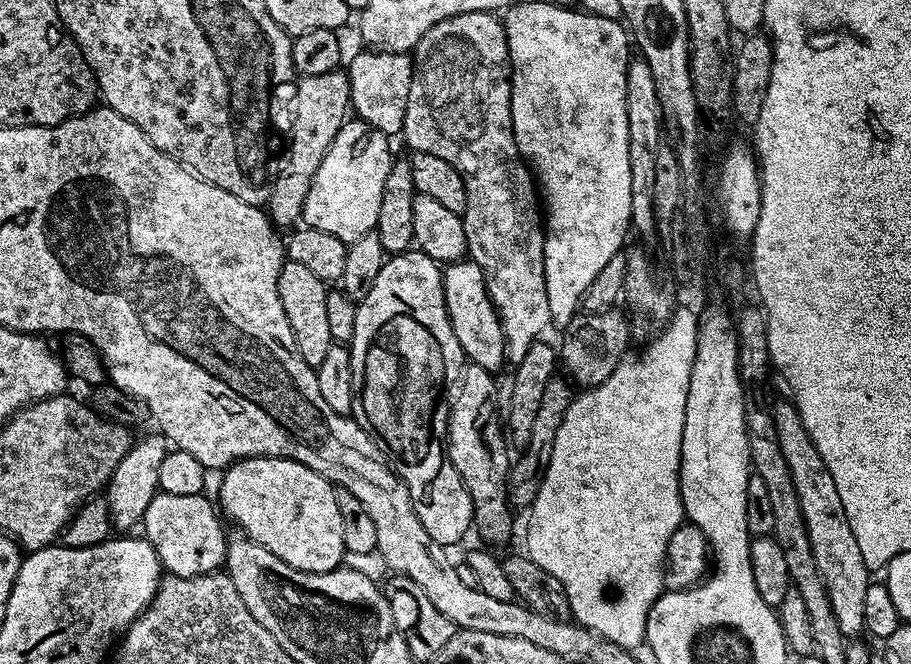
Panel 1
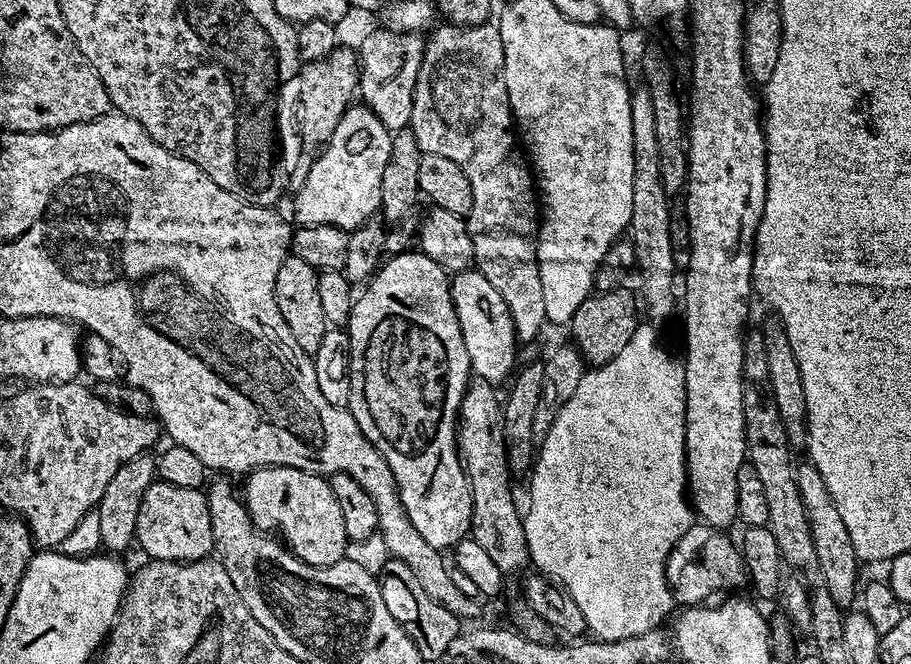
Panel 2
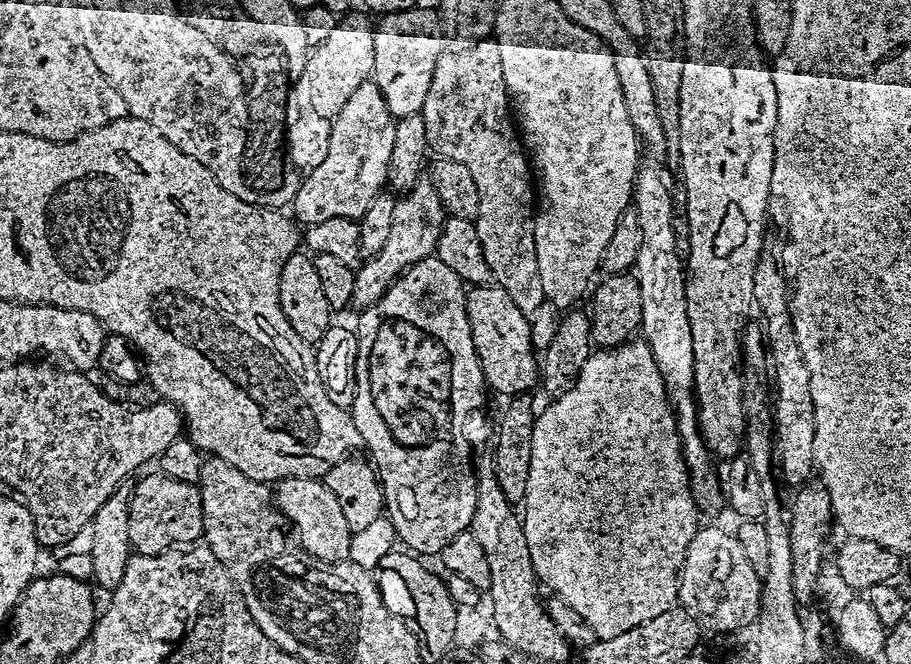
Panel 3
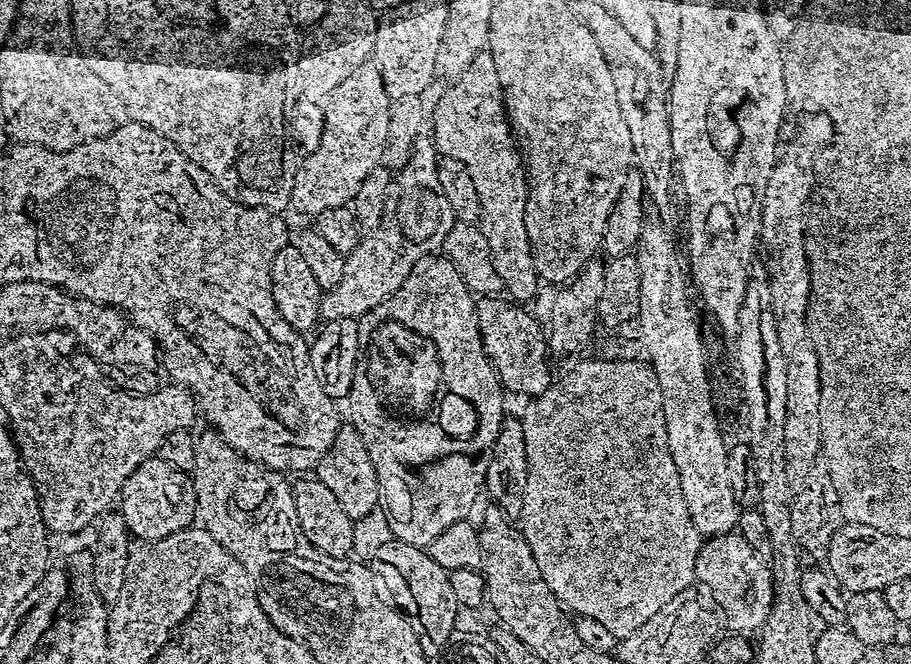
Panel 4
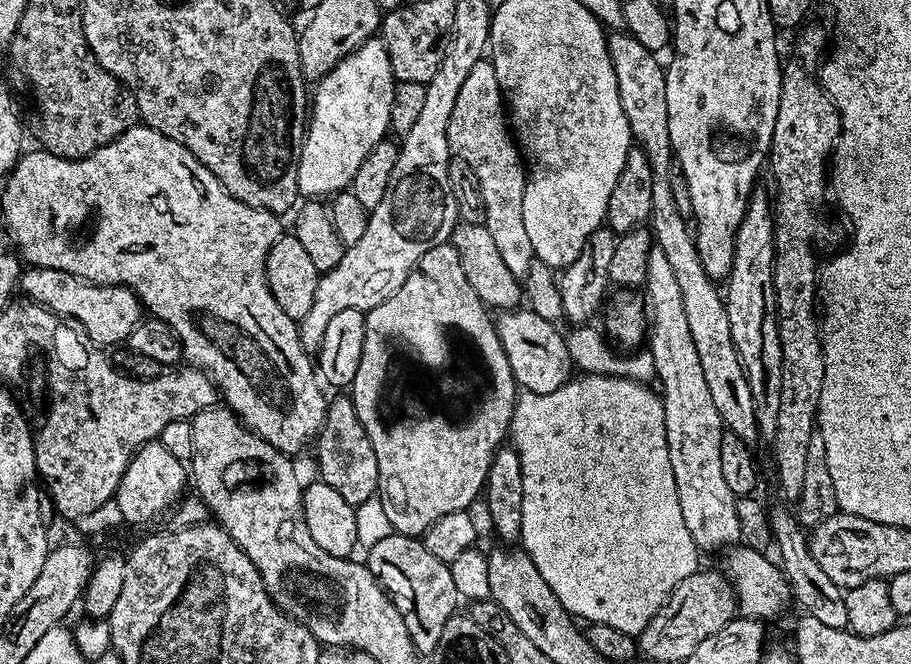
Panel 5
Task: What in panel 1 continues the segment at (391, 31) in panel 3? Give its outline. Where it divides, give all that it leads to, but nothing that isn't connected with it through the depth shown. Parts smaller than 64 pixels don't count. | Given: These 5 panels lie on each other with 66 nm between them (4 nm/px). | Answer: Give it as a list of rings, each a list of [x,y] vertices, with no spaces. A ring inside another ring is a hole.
[[[363,51],[349,62],[348,68],[346,67],[351,111],[379,132],[399,133],[404,124],[406,98],[410,92],[413,57],[403,52]]]

